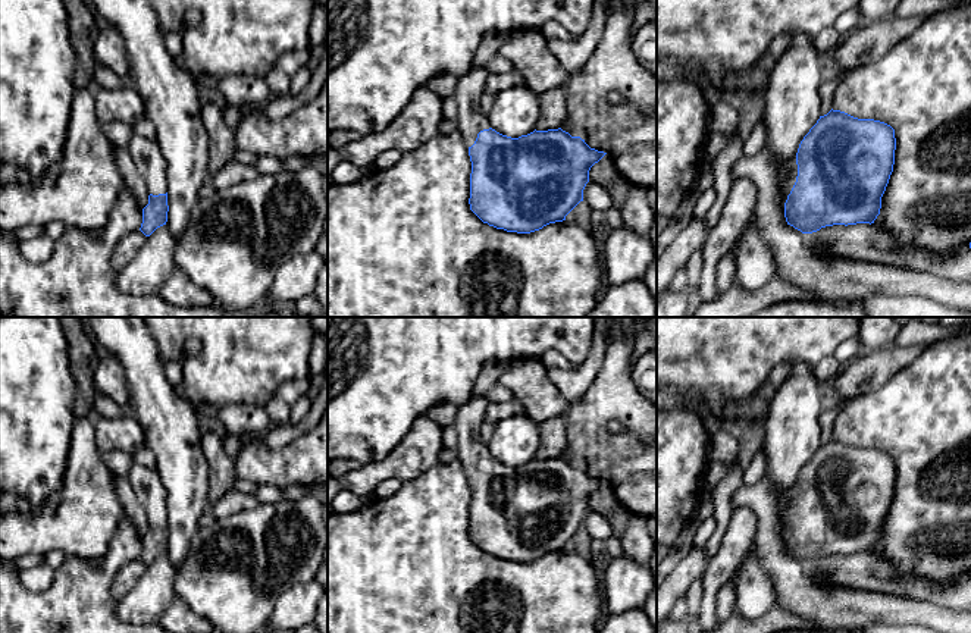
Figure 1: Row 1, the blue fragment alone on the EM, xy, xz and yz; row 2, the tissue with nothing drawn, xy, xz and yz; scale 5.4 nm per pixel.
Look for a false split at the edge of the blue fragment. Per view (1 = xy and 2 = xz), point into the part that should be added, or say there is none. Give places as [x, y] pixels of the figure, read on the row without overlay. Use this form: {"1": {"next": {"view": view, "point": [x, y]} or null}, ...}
{"1": {"next": {"view": "xy", "point": [147, 486]}}, "2": {"next": {"view": "xz", "point": [470, 416]}}}

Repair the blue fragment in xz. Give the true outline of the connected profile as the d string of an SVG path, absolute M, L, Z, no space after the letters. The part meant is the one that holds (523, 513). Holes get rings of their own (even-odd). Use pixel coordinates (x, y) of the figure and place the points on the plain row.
M472 397L458 407L454 422L458 445L457 454L472 491L470 539L489 555L507 561L530 563L566 545L583 530L589 499L607 482L591 477L580 466L558 458L533 460L519 467L502 464L491 457L479 430L485 422L488 398Z

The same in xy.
M138 463L131 466L126 477L150 521L148 533L142 538L142 552L140 557L145 565L150 565L167 551L166 489L156 469L147 469Z

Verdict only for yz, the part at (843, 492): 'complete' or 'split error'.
split error

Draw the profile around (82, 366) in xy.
M62 317L60 322L69 341L69 369L76 385L73 414L76 419L91 419L97 397L94 373L101 350L91 338L84 317Z

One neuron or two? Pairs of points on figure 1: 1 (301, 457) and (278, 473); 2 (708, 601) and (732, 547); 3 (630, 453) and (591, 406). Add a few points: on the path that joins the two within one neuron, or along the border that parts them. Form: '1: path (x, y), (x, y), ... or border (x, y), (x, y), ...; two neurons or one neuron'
1: path (296, 463), (284, 467); one neuron
2: path (710, 588), (726, 560); one neuron
3: path (616, 448), (591, 420); one neuron

